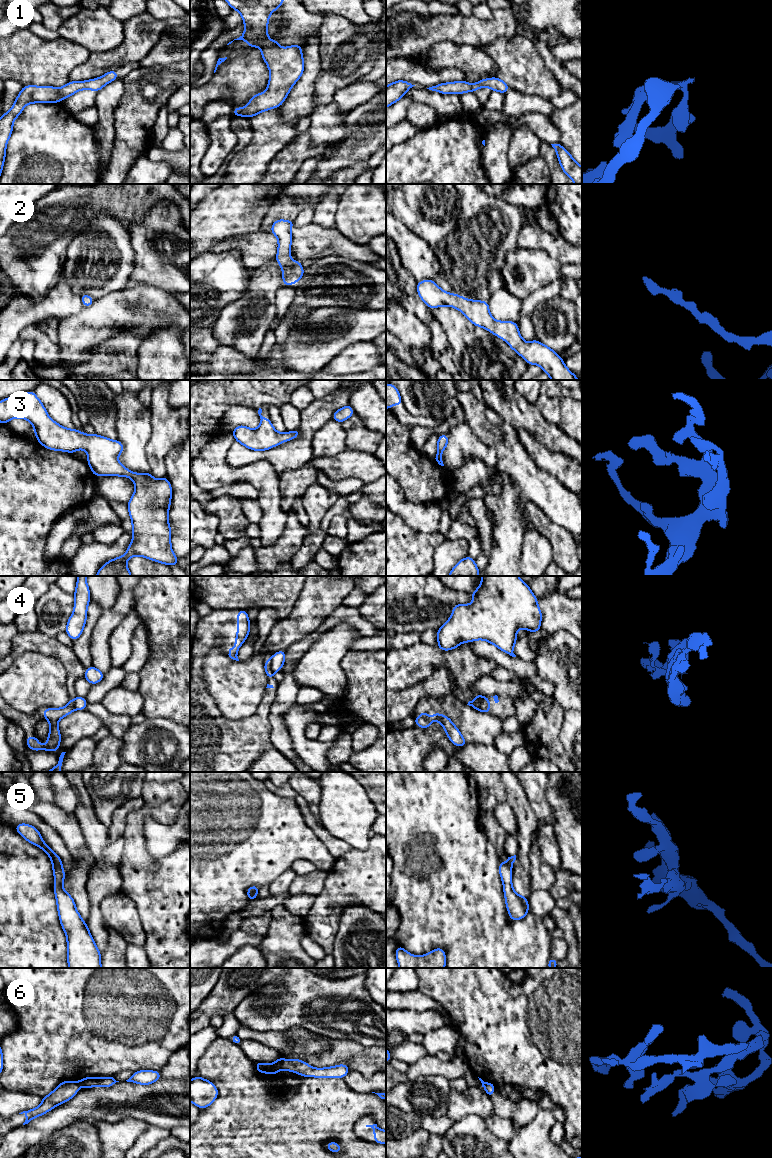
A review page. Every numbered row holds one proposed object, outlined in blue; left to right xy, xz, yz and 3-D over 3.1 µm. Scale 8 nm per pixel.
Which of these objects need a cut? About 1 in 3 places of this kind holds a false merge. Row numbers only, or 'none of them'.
4, 5, 6

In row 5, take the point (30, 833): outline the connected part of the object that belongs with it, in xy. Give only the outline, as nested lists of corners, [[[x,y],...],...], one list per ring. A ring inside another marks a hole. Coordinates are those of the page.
[[[20,823],[15,825],[16,831],[29,843],[32,843],[47,853],[52,863],[62,864],[62,859],[47,845],[40,835],[38,829],[32,825]]]

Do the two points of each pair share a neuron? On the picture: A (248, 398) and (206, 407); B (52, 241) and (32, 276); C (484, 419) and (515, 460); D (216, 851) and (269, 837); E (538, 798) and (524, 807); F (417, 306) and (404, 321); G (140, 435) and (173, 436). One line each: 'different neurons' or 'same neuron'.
A: same neuron
B: same neuron
C: same neuron
D: same neuron
E: different neurons
F: different neurons
G: different neurons

